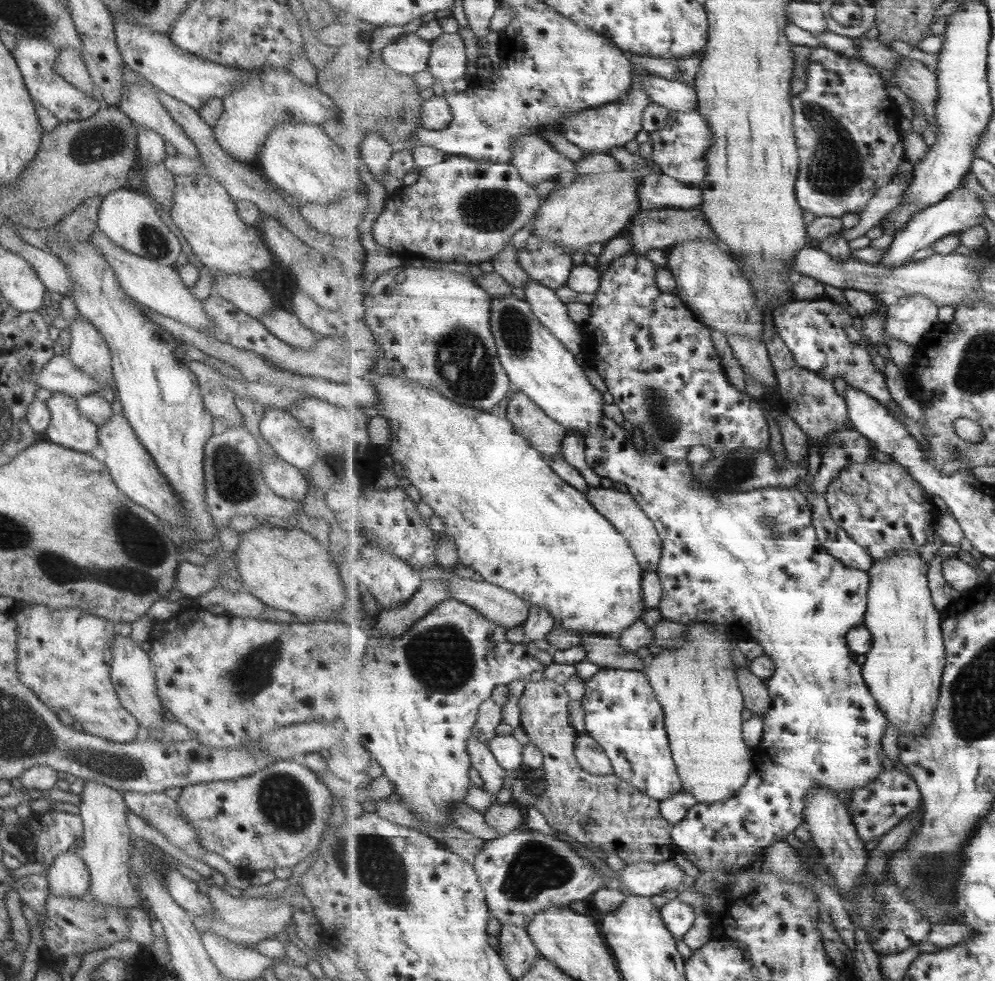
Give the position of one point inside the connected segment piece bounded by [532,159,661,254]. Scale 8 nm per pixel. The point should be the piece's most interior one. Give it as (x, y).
(596, 208)

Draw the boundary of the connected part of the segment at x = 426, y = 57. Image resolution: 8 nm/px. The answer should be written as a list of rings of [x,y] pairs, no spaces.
[[[416,33],[401,35],[380,52],[389,68],[409,76],[428,70],[431,53],[432,42],[419,38]]]

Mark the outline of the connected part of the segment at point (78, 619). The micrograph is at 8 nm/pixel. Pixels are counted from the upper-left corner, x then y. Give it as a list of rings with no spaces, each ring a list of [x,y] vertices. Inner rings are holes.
[[[25,603],[10,614],[17,623],[16,671],[21,683],[56,713],[61,708],[67,710],[85,734],[114,743],[126,743],[140,738],[141,733],[135,717],[123,708],[110,681],[110,638],[117,634],[117,625],[81,612],[78,608],[51,610],[44,604]]]

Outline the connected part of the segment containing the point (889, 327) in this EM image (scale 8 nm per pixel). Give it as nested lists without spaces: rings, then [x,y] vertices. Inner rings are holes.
[[[916,294],[915,296],[904,296],[898,304],[892,304],[888,307],[888,319],[886,320],[886,332],[907,344],[913,346],[920,346],[925,338],[928,337],[929,333],[936,324],[937,314],[939,314],[939,307],[924,294]]]

